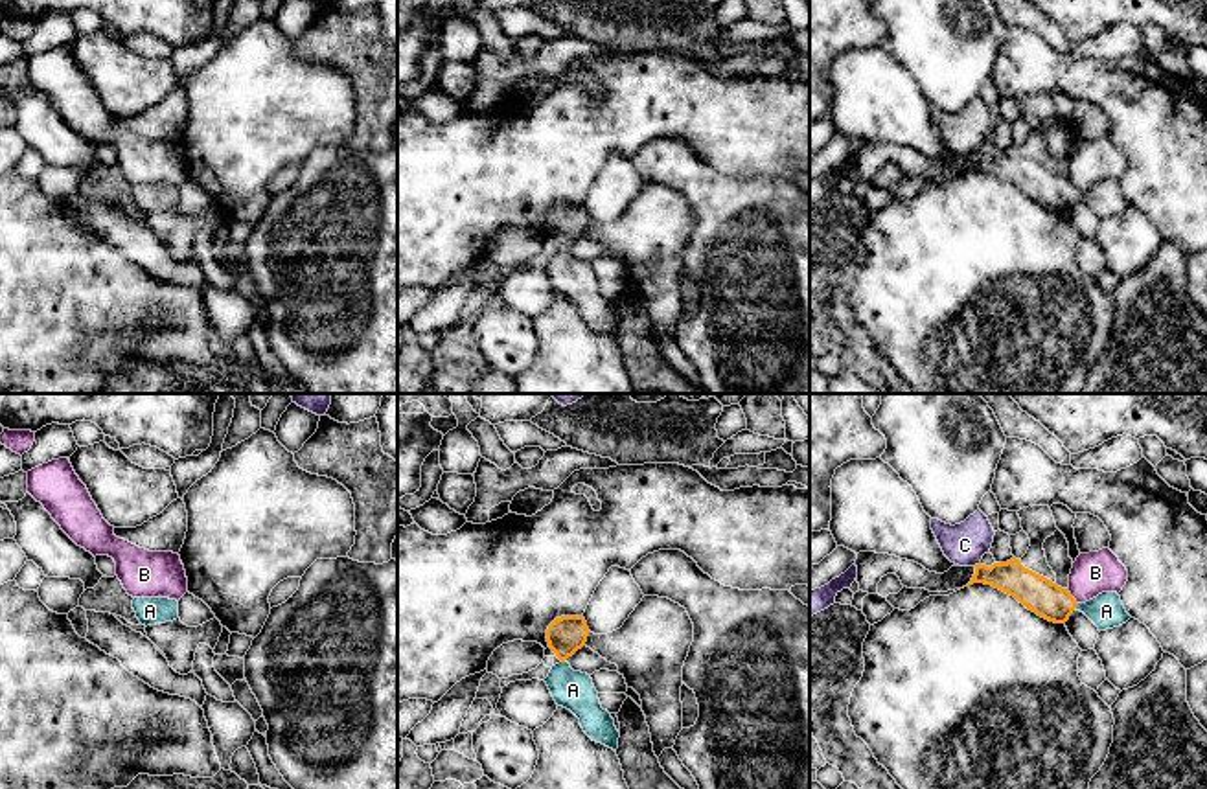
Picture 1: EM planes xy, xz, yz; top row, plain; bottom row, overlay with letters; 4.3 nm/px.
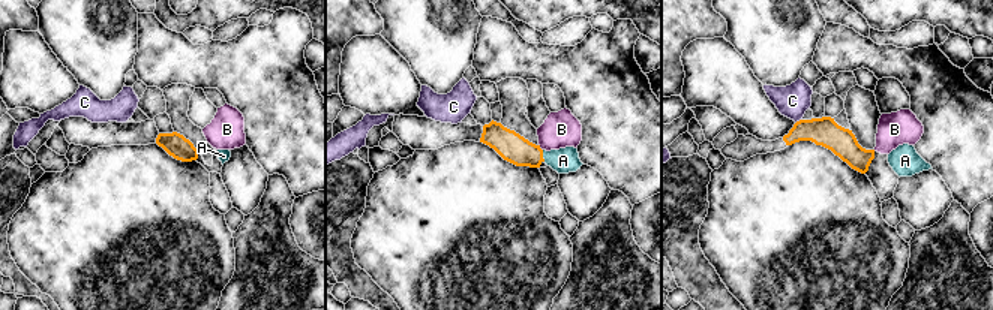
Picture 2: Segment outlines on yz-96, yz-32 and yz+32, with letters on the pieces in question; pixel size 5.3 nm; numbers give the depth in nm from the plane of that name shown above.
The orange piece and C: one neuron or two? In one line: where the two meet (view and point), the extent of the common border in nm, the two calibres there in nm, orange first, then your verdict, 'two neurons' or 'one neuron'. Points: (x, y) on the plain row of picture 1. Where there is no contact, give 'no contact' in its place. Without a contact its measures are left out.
meets orange in yz at (976, 153); contact 40 nm long; 150 nm thick on the orange side, 190 nm on the other; two neurons

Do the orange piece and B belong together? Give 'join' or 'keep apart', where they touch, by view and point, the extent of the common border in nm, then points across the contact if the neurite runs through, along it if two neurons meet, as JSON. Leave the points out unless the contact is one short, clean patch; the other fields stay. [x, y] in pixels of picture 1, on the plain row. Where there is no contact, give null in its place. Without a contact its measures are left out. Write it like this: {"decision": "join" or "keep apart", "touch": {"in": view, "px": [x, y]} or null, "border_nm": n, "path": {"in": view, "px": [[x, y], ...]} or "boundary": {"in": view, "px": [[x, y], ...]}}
{"decision": "keep apart", "touch": {"in": "yz", "px": [1071, 184]}, "border_nm": 70, "boundary": {"in": "yz", "px": [[1068, 179], [1077, 190]]}}

